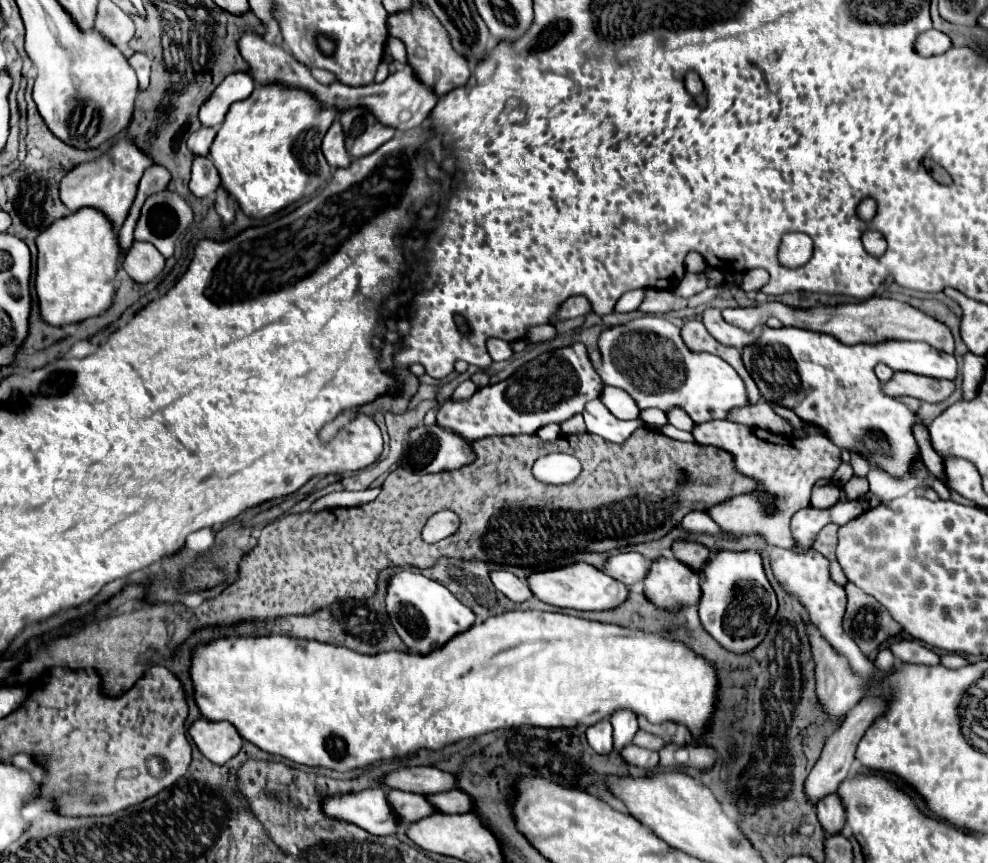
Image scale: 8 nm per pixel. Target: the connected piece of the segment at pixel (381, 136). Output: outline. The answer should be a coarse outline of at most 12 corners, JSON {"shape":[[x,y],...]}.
{"shape":[[364,106],[340,112],[346,148],[366,156],[394,136]]}

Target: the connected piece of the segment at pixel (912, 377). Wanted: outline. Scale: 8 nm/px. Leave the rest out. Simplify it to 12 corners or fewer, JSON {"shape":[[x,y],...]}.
{"shape":[[894,372],[884,394],[922,402],[946,400],[956,384],[912,372]]}

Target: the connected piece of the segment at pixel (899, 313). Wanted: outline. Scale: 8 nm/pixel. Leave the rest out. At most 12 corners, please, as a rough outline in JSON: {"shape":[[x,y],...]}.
{"shape":[[910,304],[786,306],[786,326],[844,344],[920,340],[954,354],[946,324]]}

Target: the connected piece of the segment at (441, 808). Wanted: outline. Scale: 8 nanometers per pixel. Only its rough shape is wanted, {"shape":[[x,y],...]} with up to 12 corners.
{"shape":[[462,790],[432,794],[438,812],[466,814],[476,800]]}

